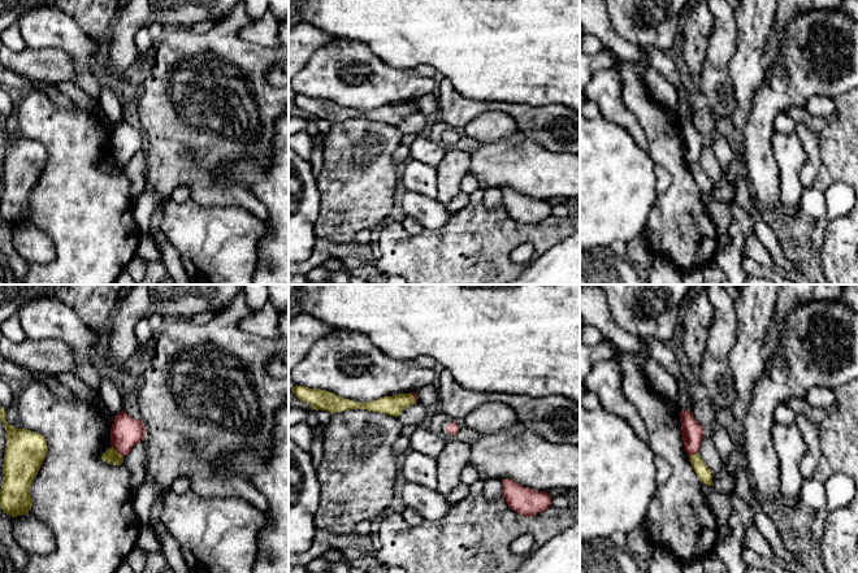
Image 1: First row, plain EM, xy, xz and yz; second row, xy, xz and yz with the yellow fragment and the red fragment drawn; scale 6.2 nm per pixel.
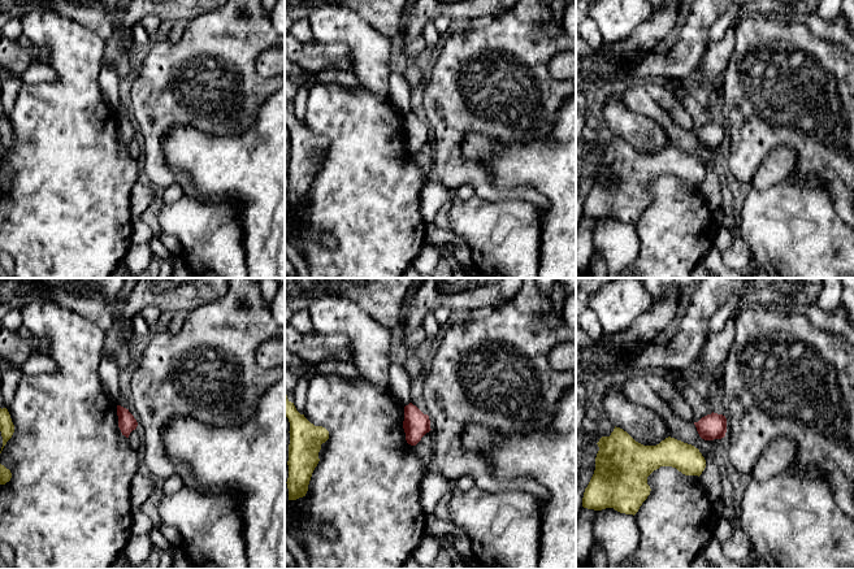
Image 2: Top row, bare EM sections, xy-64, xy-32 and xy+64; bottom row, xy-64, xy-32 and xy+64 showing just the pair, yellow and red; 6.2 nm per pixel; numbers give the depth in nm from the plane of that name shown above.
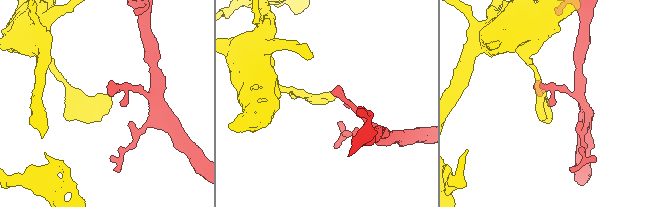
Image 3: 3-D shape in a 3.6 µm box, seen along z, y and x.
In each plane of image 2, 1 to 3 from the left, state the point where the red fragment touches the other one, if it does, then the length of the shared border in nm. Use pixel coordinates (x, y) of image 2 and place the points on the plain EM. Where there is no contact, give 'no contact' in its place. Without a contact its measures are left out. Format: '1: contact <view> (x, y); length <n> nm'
1: no contact
2: no contact
3: no contact

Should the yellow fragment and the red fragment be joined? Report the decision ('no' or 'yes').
no

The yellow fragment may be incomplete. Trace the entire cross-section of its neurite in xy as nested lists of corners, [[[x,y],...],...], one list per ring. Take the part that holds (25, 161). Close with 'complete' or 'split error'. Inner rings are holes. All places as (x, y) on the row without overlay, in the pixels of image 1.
[[[1,116],[0,130],[6,139],[0,217],[14,227],[27,223],[32,216],[30,195],[47,165],[48,156],[42,143],[9,134],[6,120]]]; complete

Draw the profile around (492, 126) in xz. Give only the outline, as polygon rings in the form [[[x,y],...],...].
[[[502,112],[482,113],[464,127],[464,133],[478,143],[508,139],[517,130],[516,122]]]

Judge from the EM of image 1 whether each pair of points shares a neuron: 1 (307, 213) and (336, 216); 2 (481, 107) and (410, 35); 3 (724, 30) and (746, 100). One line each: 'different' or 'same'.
1: different
2: different
3: different

